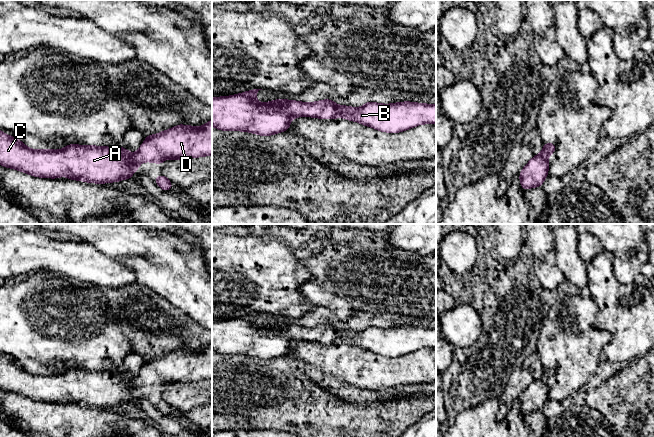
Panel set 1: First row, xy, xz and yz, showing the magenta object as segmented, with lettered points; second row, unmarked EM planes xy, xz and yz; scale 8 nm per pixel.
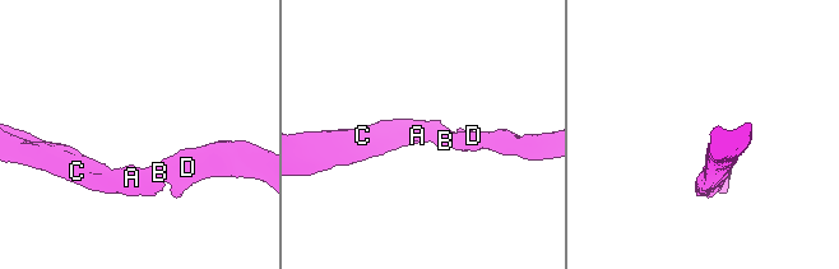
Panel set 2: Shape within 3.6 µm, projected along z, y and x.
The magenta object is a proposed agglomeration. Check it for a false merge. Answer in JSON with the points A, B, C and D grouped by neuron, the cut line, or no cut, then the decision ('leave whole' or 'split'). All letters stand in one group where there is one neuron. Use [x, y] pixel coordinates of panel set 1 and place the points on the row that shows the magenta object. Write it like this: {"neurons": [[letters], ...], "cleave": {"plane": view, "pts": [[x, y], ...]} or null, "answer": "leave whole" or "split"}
{"neurons": [["A", "B", "C", "D"]], "cleave": null, "answer": "leave whole"}

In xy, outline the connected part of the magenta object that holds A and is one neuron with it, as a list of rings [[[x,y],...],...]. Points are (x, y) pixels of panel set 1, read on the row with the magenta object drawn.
[[[212,120],[201,127],[179,124],[156,135],[146,135],[145,141],[134,154],[121,145],[110,148],[105,145],[70,144],[62,150],[47,148],[34,150],[24,145],[18,138],[0,131],[0,165],[42,178],[57,179],[65,176],[72,180],[98,184],[120,182],[123,179],[131,179],[133,173],[140,168],[141,162],[161,165],[165,159],[177,159],[179,162],[202,156],[212,156]]]

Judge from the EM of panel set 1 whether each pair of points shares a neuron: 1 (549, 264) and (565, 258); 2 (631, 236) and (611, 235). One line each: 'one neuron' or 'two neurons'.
1: two neurons
2: one neuron

